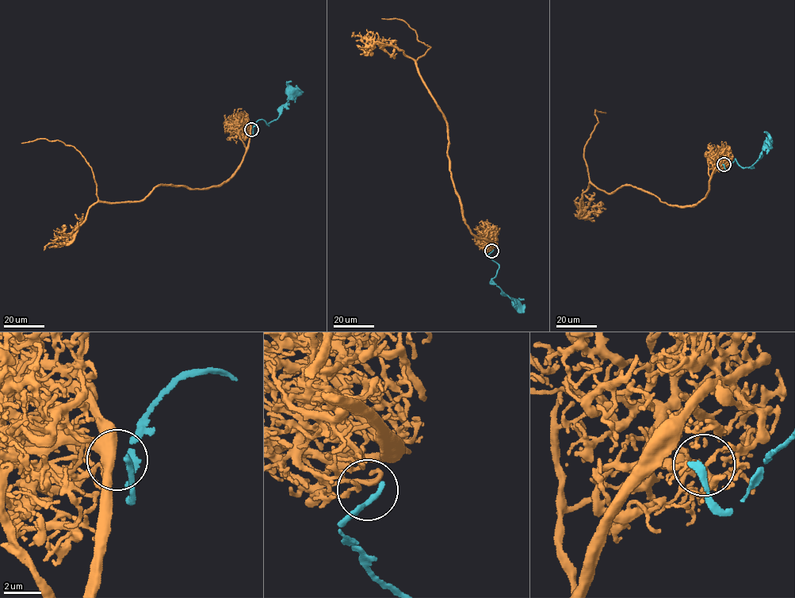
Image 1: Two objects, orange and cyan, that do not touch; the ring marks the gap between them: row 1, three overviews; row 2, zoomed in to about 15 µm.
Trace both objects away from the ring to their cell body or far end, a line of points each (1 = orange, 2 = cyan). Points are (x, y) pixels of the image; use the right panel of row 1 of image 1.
1: (724, 164), (726, 155), (691, 205), (632, 185), (609, 193), (590, 183), (584, 159), (596, 109), (605, 113)
2: (724, 165), (728, 168), (735, 159), (741, 166), (751, 167), (758, 159), (762, 147), (767, 143)

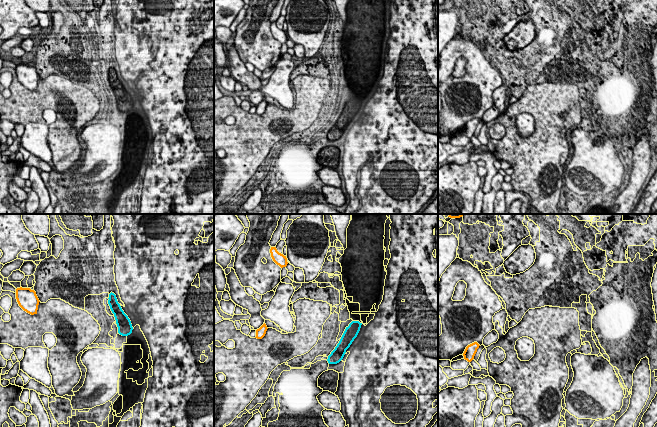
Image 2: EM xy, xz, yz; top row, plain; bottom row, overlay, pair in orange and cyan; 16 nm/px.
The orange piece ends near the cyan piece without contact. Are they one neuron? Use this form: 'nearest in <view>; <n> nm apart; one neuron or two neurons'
nearest in xz; 1050 nm apart; one neuron

